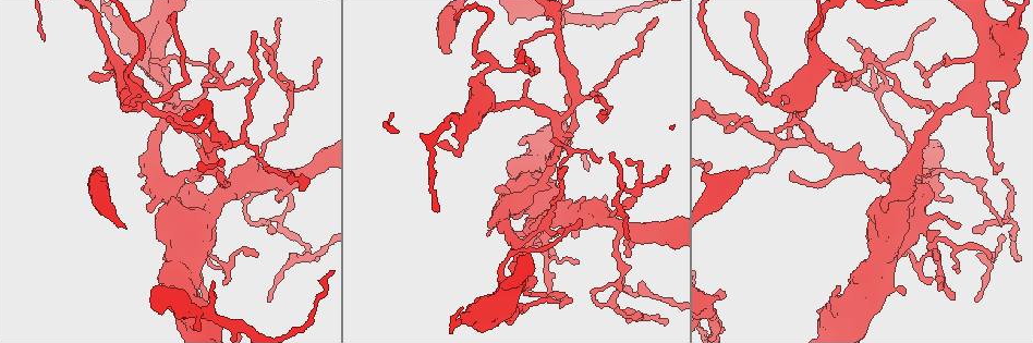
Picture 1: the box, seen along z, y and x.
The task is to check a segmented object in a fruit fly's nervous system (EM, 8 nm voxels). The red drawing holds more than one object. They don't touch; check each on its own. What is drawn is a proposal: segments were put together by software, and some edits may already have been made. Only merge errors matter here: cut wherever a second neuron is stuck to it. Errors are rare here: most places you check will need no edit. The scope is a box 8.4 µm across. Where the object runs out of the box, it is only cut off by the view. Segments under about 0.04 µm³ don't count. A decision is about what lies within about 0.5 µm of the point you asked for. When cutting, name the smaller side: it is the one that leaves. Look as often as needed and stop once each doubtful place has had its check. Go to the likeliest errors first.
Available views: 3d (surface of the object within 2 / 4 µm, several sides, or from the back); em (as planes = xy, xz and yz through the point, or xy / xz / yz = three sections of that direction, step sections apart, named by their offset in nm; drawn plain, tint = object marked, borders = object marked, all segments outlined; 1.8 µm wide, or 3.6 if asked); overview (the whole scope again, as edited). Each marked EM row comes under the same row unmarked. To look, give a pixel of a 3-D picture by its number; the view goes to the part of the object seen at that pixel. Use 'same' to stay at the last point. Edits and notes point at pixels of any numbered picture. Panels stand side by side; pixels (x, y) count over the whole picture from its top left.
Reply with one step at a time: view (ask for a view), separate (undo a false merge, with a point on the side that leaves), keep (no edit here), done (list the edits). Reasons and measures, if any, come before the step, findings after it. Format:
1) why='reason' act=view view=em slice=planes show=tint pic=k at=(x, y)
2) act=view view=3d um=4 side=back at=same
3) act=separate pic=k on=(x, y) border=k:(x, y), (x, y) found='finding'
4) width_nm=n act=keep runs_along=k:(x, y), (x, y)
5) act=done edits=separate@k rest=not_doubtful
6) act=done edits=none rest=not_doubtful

why='thin neck' act=view view=em slice=xz step=8 show=tint pic=1 at=(764, 100)

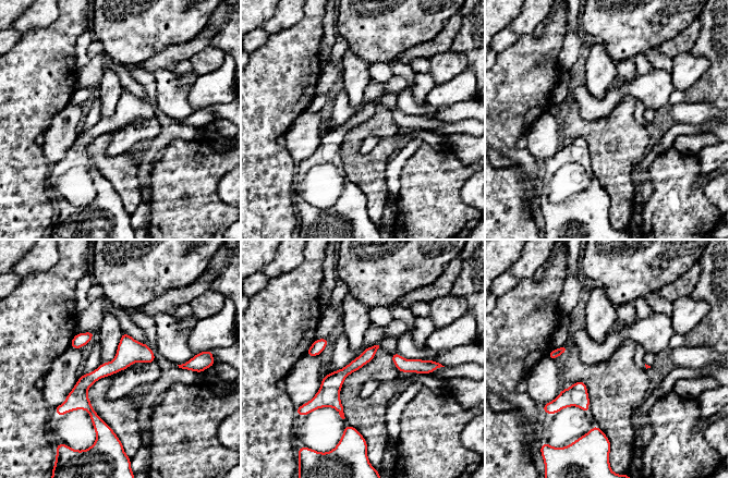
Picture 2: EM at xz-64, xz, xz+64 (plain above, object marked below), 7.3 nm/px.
act=view view=em slice=planes show=tint at=same

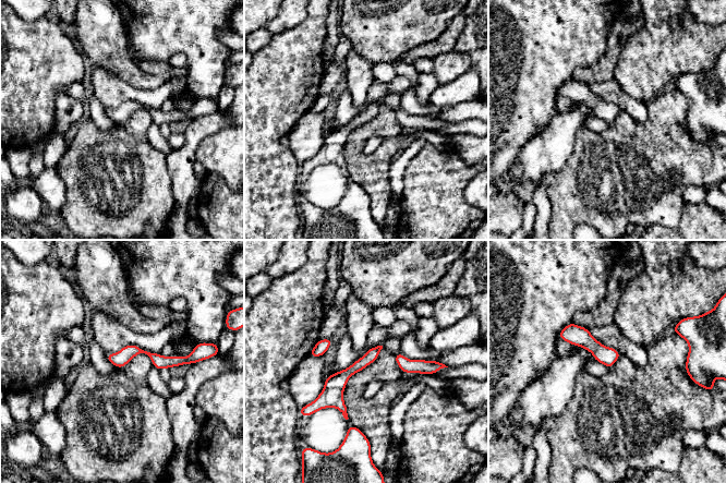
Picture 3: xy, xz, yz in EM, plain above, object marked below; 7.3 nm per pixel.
act=keep runs_along=3:(377, 349), (316, 403) found='one neuron here'

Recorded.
why='touches itself' act=view view=em um=3.6 slice=planes show=tint pic=1 at=(900, 225)

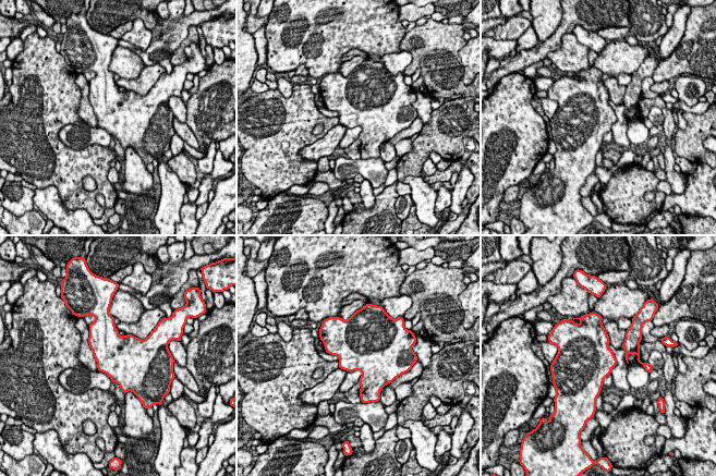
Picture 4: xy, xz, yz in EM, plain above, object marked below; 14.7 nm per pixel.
act=keep found='one neuron here'

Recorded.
why='three-way junction' act=view view=3d um=4 pic=1 at=(796, 92)

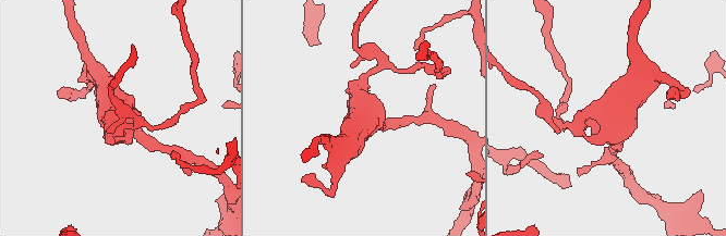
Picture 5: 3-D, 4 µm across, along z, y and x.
arms=3 act=view view=em slice=planes show=tint pic=5 at=(115, 118)

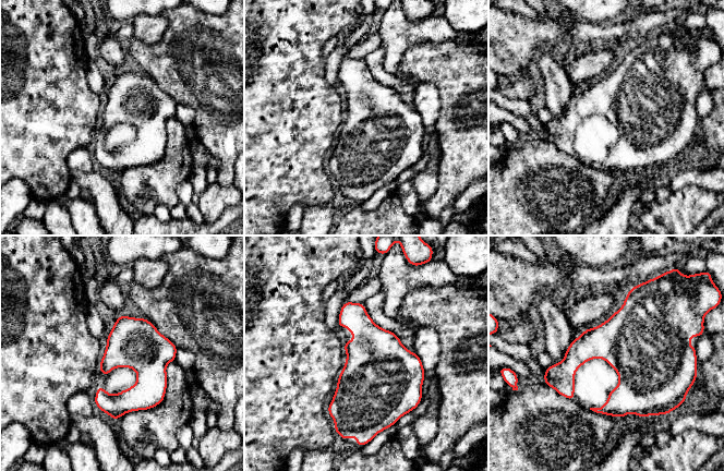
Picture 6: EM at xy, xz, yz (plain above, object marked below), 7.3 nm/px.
width_nm=360 act=keep found='one neuron here'

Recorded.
act=view view=em slice=planes show=tint pic=1 at=(165, 189)

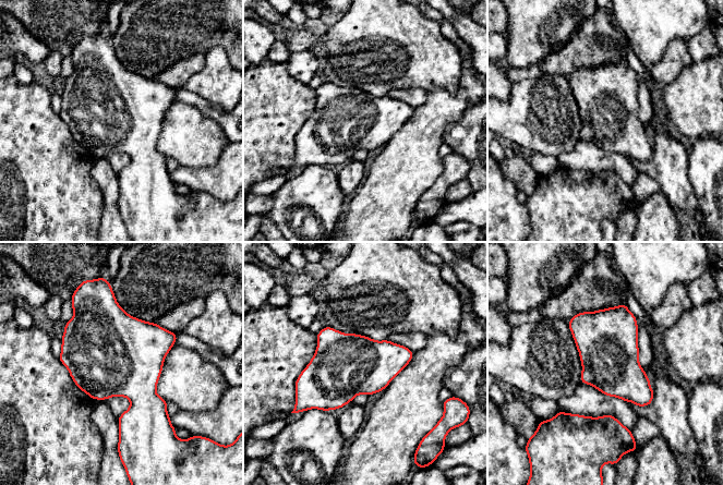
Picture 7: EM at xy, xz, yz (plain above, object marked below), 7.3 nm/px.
act=keep found='one neuron here'

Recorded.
act=done edits=none rest=not_doubtful

